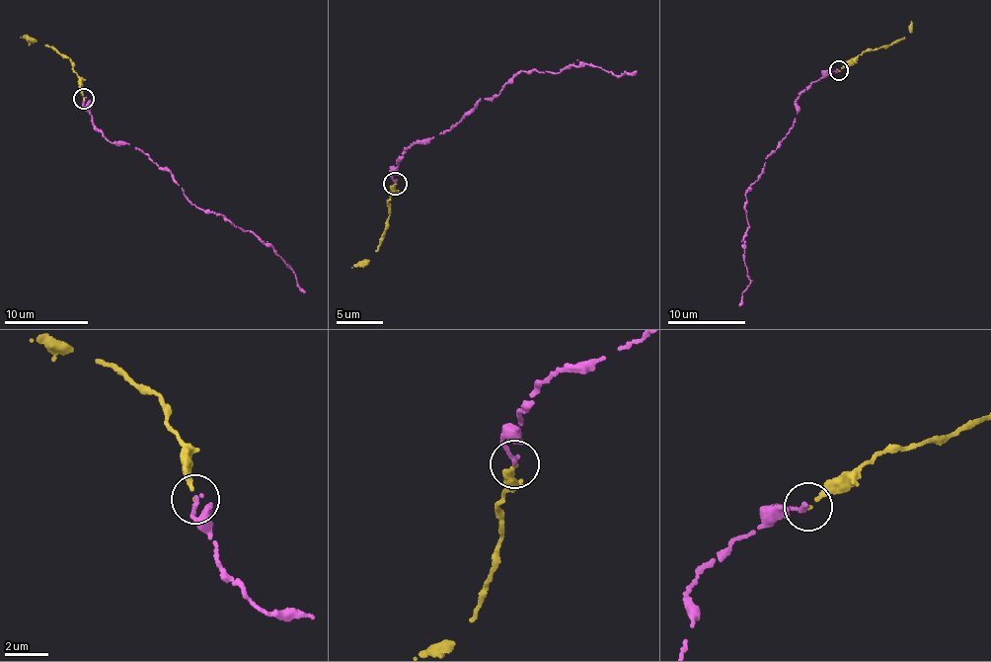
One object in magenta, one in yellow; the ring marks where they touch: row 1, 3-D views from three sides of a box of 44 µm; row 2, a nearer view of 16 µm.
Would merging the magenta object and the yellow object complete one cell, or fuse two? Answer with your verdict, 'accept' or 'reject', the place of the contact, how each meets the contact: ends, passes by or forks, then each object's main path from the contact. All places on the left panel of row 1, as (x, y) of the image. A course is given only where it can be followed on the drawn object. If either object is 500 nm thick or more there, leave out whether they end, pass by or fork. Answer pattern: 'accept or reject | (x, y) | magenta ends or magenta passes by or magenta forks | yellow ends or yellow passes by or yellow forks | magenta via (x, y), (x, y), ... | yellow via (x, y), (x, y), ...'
accept | (84, 99) | magenta ends | yellow ends | magenta via (83, 98), (103, 136), (146, 154), (170, 173), (193, 206), (250, 231), (276, 250), (305, 291) | yellow via (83, 98), (74, 65), (68, 56), (55, 47), (21, 37)

